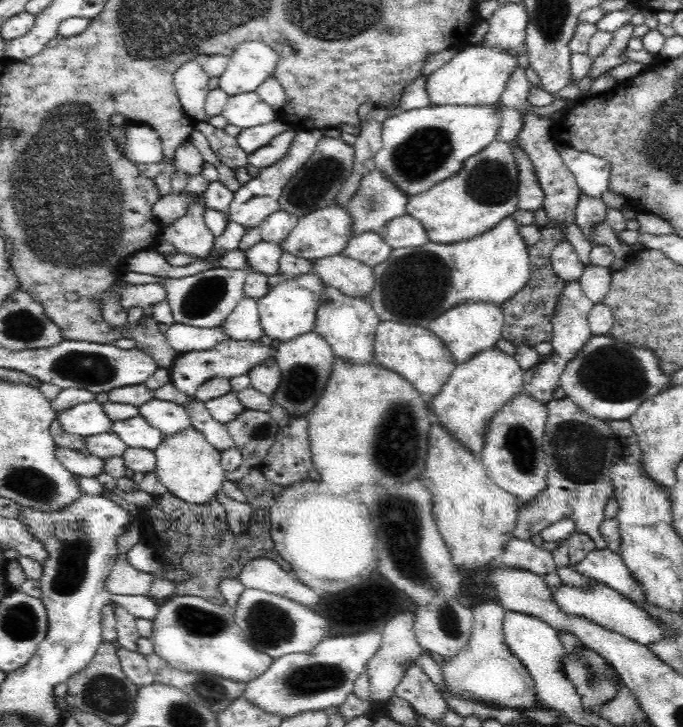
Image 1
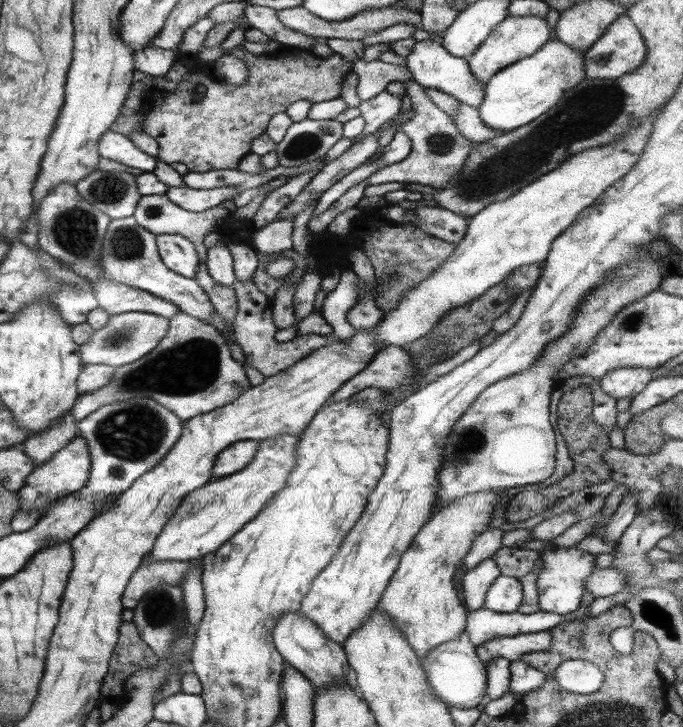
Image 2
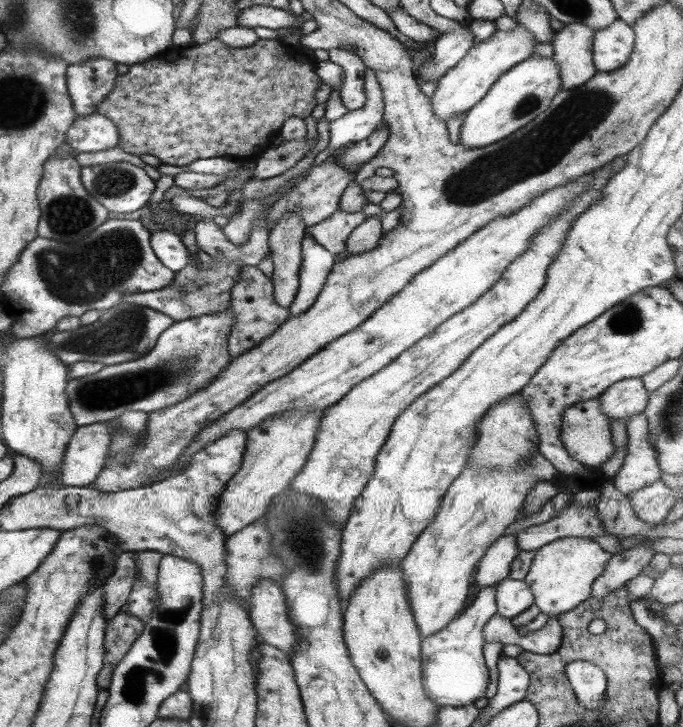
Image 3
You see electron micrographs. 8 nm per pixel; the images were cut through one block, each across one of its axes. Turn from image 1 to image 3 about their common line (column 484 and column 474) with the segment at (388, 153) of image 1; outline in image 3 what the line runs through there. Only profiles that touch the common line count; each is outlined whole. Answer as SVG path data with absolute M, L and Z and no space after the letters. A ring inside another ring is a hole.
M531 56L504 72L467 112L459 129L457 144L483 148L505 139L543 112L560 89L557 63L551 57Z

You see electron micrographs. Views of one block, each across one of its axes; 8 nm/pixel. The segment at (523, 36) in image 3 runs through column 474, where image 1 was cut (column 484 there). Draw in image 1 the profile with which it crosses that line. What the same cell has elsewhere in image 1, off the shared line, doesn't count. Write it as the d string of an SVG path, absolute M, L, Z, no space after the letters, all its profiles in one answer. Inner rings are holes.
M480 43L480 44L468 44L466 47L459 47L457 53L446 63L444 66L435 70L428 78L427 78L427 91L429 94L429 99L431 104L494 104L494 102L499 102L499 98L503 93L504 87L510 78L510 75L513 73L513 70L518 67L518 59L517 59L517 51L506 52L501 48L492 48L489 44Z

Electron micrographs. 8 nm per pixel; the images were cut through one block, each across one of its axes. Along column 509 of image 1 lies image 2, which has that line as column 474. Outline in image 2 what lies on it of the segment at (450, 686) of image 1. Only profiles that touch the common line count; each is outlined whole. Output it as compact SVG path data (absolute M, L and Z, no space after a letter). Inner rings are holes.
M463 631L454 640L439 644L431 651L427 651L424 660L420 662L420 667L435 696L449 708L475 708L485 696L486 669L475 652L473 644L469 643L467 632Z

